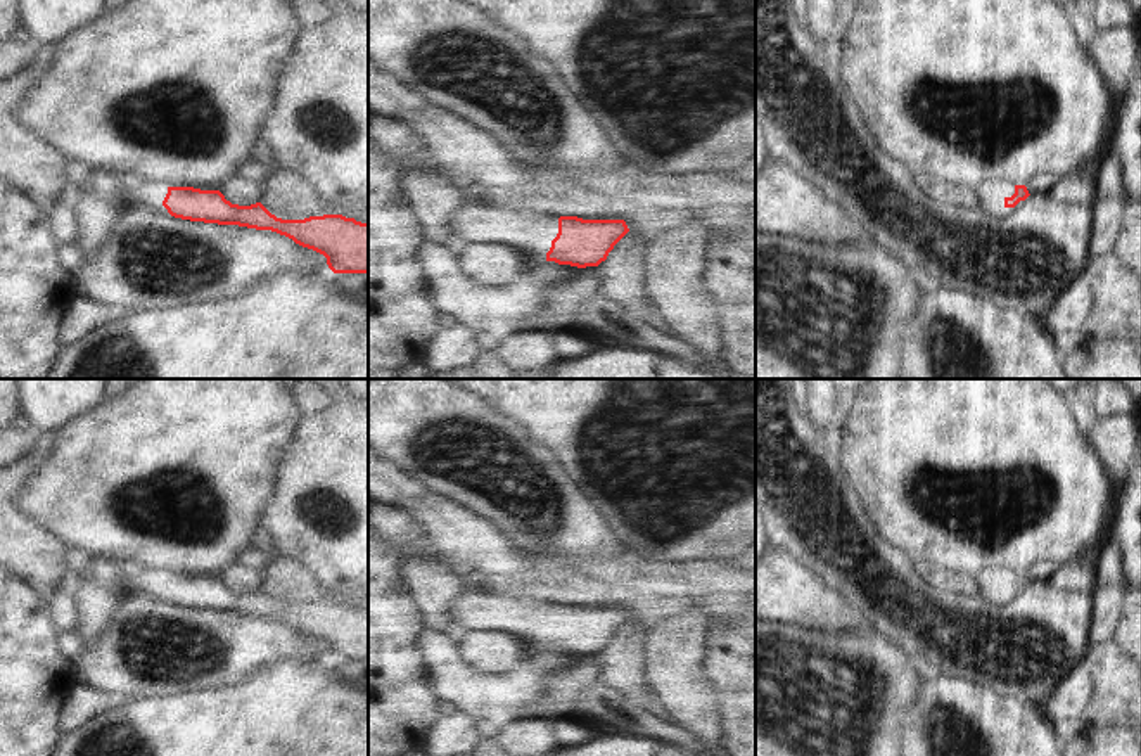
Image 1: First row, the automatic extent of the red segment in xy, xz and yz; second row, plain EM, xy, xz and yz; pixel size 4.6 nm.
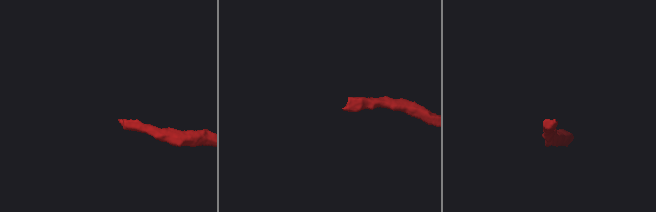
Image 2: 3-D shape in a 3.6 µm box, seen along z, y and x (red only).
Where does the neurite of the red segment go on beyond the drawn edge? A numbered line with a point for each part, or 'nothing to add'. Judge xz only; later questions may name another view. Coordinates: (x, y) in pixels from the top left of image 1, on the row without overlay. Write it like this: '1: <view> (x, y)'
1: xz (474, 609)

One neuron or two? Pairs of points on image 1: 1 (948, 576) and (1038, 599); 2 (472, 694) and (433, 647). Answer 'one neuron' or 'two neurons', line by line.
1: two neurons
2: one neuron

